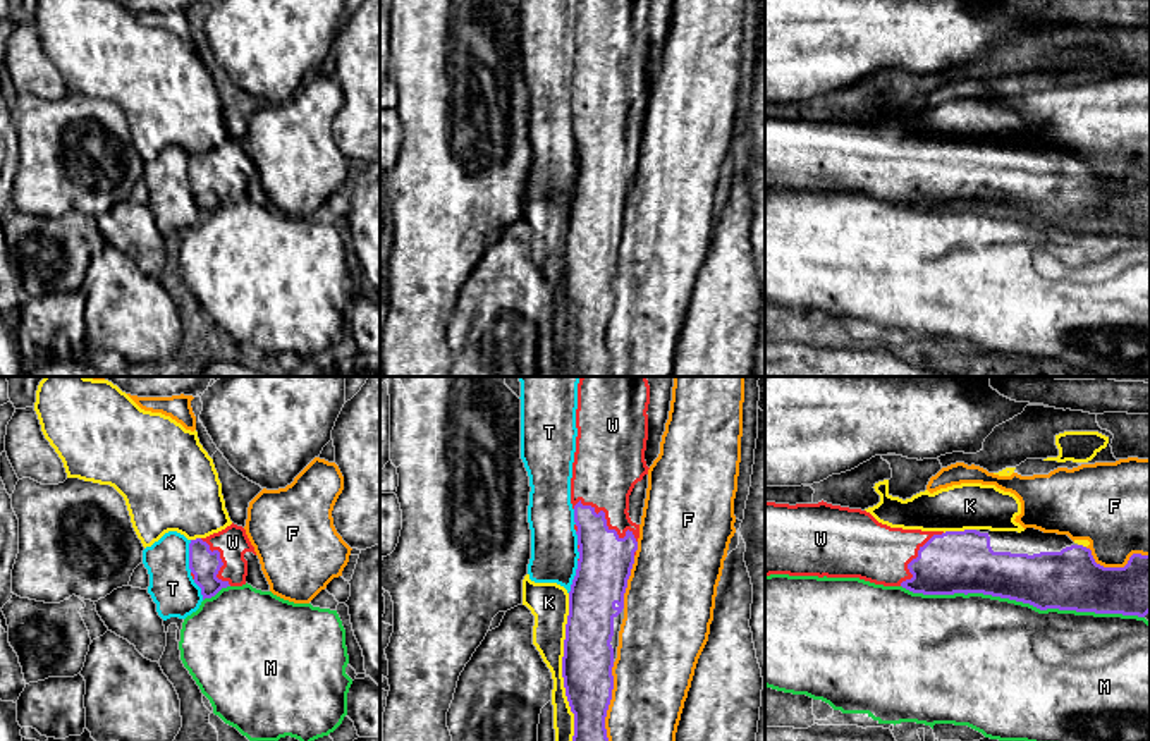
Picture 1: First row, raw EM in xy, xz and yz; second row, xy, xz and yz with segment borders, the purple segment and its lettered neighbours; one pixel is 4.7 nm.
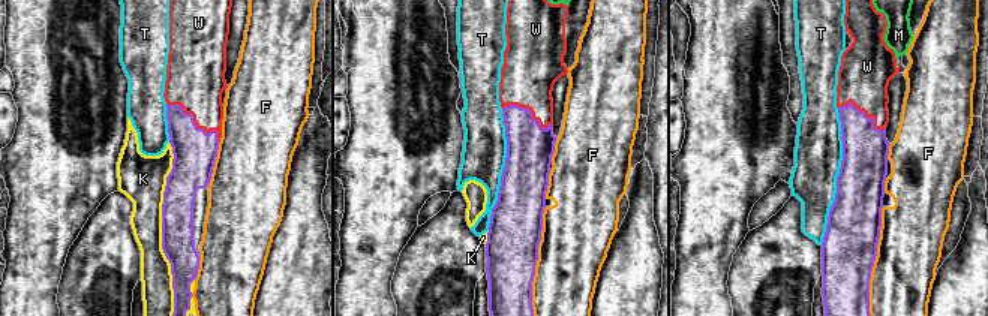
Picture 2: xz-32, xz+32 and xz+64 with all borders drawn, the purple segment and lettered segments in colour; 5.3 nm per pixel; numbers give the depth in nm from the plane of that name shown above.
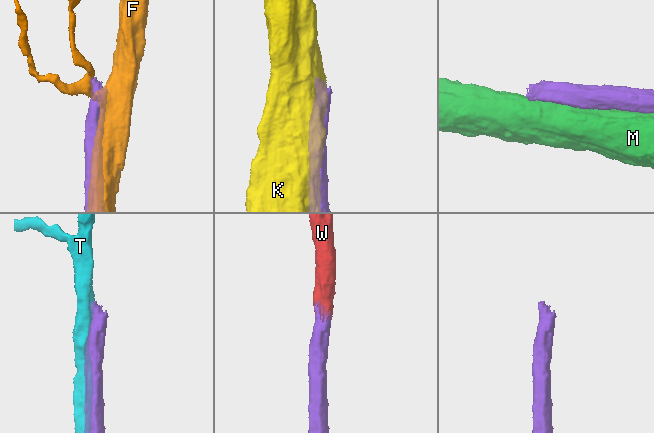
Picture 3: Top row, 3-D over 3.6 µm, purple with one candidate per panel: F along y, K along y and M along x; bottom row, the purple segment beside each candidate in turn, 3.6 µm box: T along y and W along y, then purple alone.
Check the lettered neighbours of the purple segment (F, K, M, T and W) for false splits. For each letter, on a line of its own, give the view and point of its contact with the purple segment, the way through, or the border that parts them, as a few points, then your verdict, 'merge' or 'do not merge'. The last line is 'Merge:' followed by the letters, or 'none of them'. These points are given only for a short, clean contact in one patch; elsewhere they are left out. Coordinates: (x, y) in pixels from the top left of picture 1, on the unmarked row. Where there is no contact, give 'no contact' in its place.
F: contact xz (605, 327); do not merge
K: contact xz (562, 291); do not merge
M: contact yz (1023, 217); do not merge
T: contact xy (189, 171); do not merge
W: contact xz (605, 136); merge
Merge: W

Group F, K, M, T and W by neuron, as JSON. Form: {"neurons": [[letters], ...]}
{"neurons": [["F"], ["K"], ["M"], ["T"], ["W"]]}

